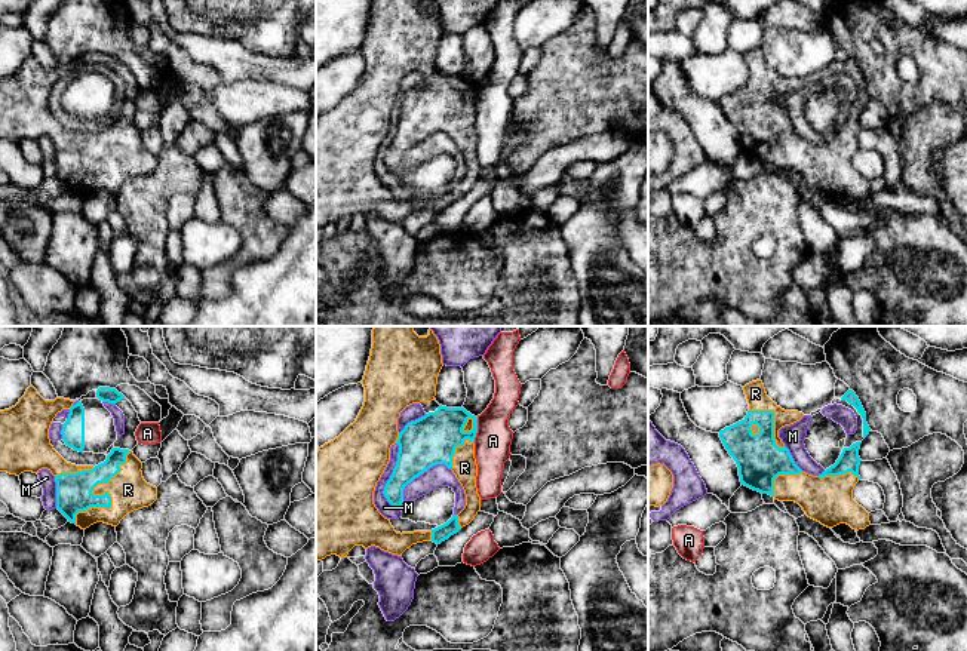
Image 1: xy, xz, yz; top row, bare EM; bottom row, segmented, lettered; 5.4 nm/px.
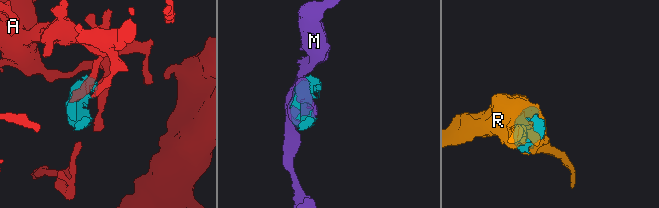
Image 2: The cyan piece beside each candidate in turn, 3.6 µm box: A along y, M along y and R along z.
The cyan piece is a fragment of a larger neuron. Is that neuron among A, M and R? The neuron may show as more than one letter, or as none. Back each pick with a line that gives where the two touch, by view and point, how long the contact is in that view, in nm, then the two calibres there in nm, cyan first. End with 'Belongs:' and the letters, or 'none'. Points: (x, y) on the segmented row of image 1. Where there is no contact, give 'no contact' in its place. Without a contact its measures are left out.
R: meets cyan in xy at (104, 494); contact 500 nm long; 190 nm thick on the cyan side, 200 nm on the other
Belongs: R

